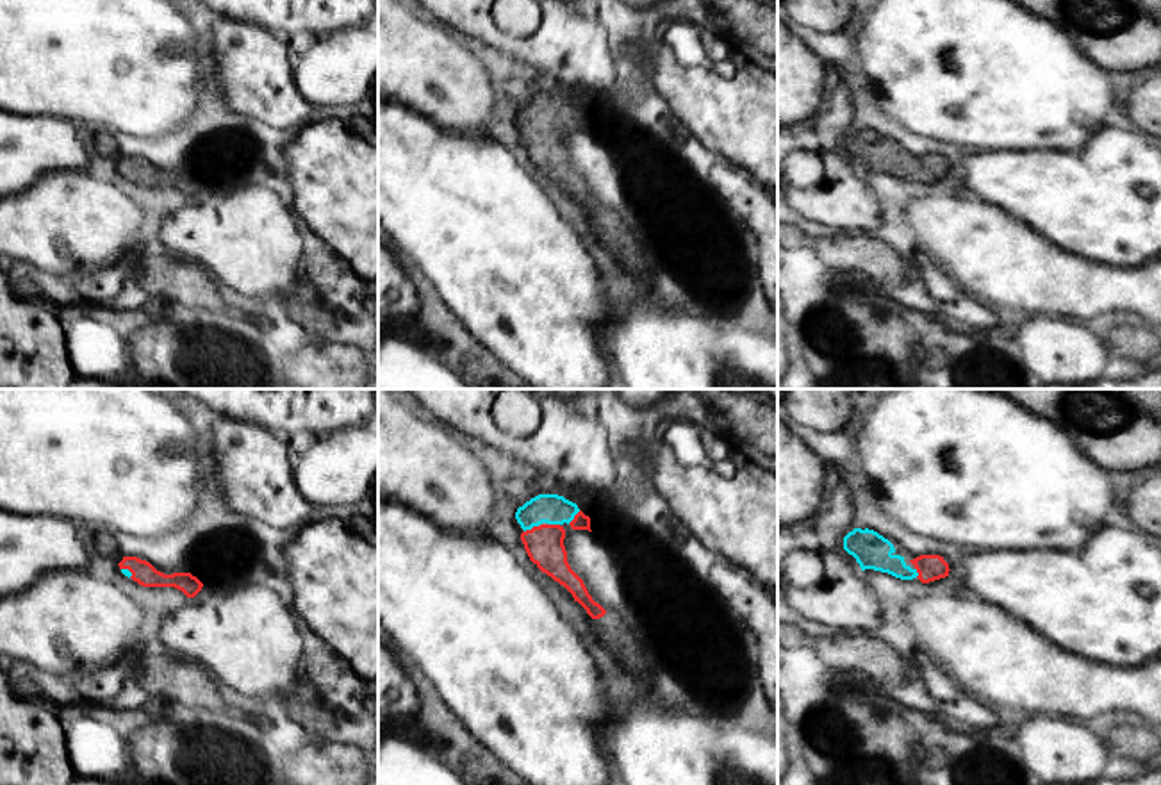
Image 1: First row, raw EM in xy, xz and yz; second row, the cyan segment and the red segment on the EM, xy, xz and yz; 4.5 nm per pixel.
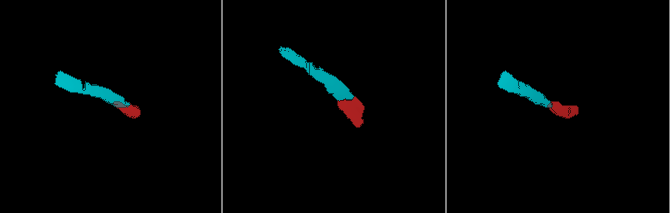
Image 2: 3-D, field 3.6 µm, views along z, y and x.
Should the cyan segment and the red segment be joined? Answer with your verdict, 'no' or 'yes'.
yes

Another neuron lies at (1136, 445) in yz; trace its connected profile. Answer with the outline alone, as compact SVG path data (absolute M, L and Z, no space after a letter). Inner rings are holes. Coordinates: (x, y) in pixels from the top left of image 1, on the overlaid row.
M988 389L1011 398L1031 414L1061 426L1077 448L1107 471L1136 471L1161 466L1161 423L1152 414L1131 410L1129 421L1115 432L1091 432L1072 423L1065 414L1065 398L1075 389Z

